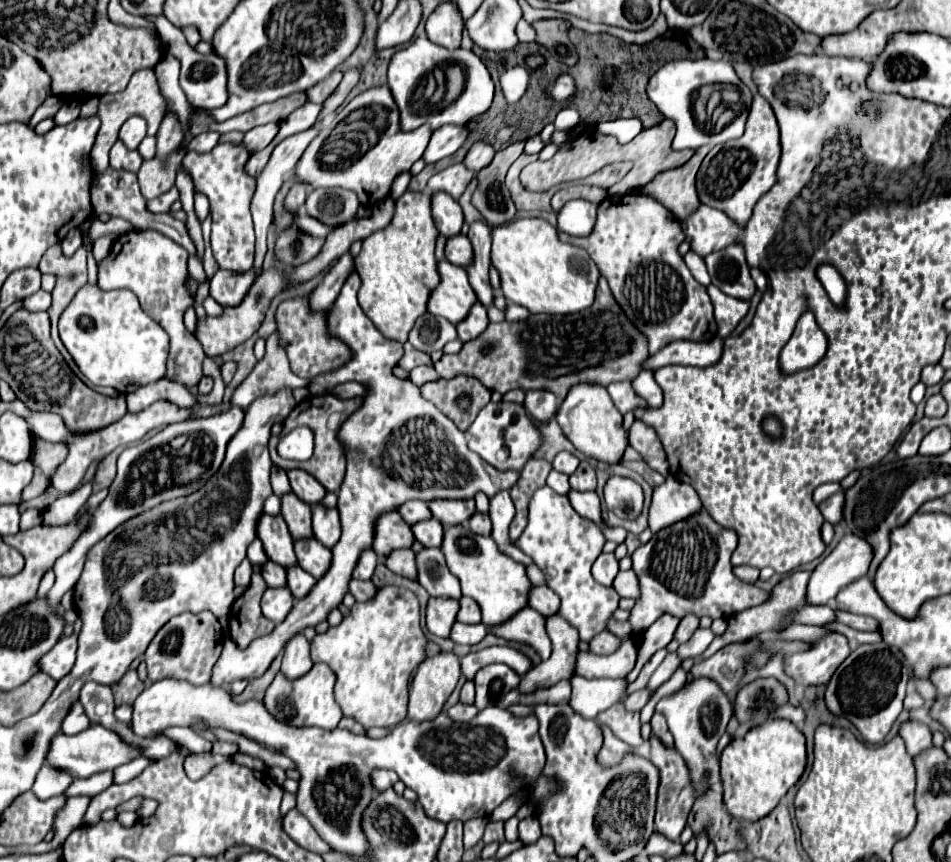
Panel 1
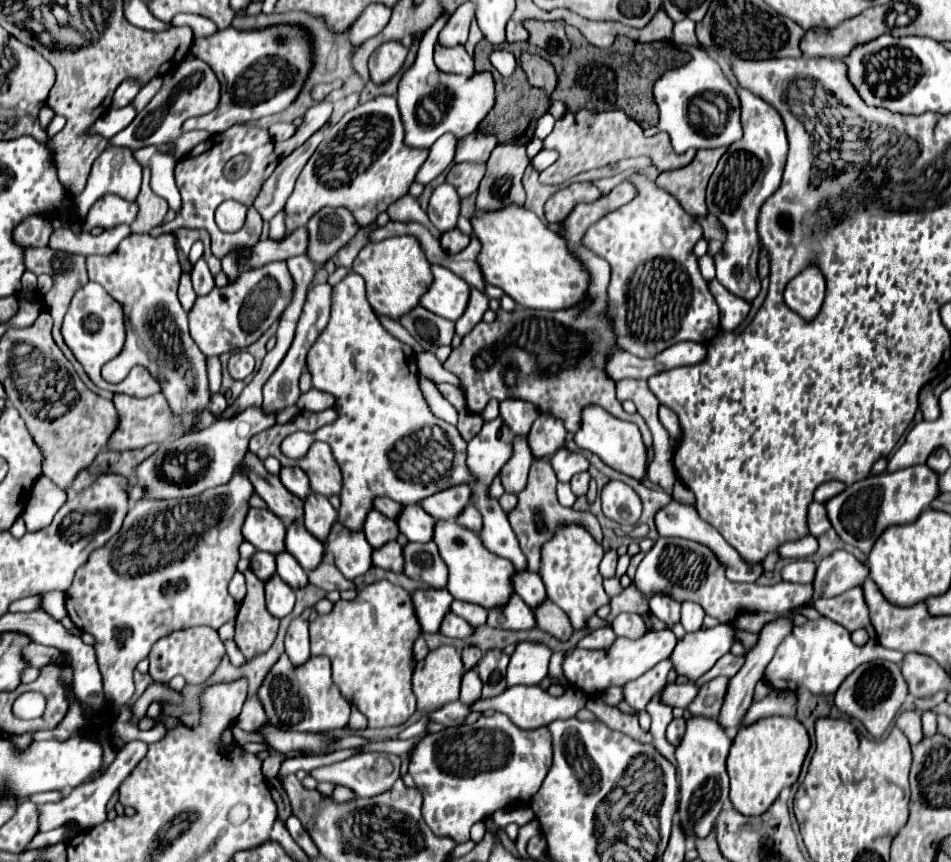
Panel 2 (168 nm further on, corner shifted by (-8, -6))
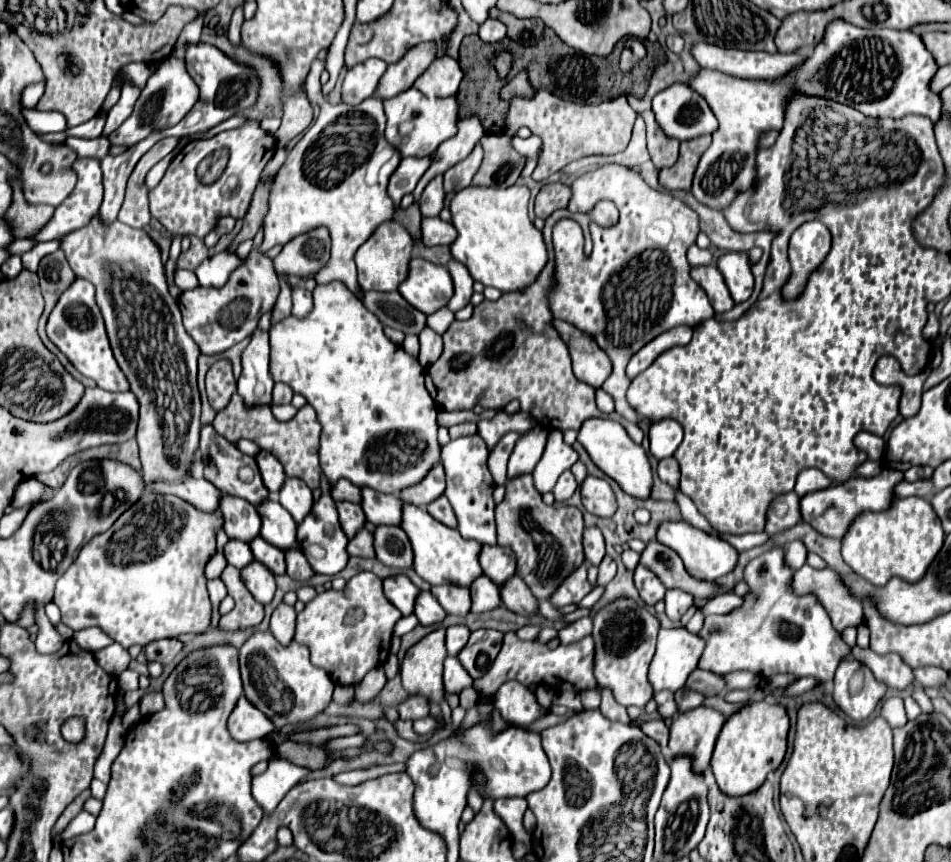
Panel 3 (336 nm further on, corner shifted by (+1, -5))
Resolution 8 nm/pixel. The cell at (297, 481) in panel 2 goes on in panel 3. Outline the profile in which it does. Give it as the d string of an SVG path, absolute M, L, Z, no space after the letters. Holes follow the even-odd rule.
M259 451L255 455L255 461L257 461L257 467L259 467L259 473L263 477L263 483L269 491L271 497L277 497L281 485L283 485L283 479L287 477L285 471L283 471L283 465L269 453L269 451Z

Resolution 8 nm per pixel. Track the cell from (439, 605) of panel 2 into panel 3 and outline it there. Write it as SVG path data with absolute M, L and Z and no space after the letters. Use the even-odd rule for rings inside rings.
M393 575L391 579L383 579L383 593L403 615L411 615L419 589L407 575Z

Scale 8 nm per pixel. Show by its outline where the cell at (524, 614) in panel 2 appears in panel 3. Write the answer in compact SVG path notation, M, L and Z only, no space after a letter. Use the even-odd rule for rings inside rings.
M479 575L479 579L471 583L469 591L471 591L471 611L473 613L485 613L501 605L499 587L495 587L495 583L487 579L487 575Z

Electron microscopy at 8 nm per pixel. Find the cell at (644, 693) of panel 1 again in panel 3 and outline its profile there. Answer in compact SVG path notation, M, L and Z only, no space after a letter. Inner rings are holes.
M695 669L689 679L687 679L687 687L693 691L703 693L705 697L709 695L723 695L727 691L727 683L721 675L715 675L711 671L703 671L703 669Z

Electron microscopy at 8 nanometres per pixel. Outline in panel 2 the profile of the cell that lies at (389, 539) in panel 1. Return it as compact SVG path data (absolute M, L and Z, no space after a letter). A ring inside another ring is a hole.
M372 510L364 524L364 534L372 548L382 548L384 544L396 540L400 536L396 520L388 520L382 512Z

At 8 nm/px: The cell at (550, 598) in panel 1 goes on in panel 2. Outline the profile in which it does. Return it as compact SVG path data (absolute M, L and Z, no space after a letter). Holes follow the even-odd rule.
M518 572L514 576L514 592L530 606L536 608L536 604L542 604L544 600L548 600L546 596L546 588L542 578L536 572Z

